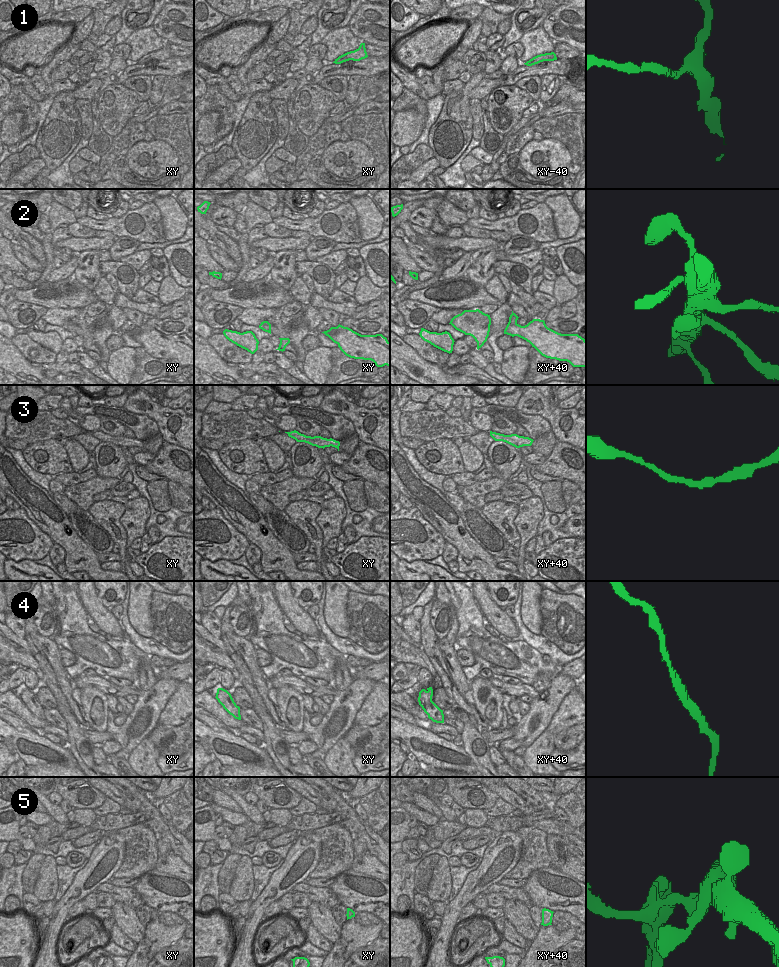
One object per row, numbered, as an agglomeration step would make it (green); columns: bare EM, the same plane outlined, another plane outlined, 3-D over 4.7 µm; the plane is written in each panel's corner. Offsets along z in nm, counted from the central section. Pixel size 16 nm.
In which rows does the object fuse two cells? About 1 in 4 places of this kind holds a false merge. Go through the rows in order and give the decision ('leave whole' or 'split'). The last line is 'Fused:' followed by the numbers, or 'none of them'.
1: leave whole
2: leave whole
3: leave whole
4: leave whole
5: split
Fused: 5

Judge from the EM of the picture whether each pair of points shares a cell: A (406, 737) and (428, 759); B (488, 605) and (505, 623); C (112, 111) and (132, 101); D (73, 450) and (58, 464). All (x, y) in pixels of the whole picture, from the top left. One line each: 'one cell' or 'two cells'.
A: one cell
B: one cell
C: one cell
D: two cells

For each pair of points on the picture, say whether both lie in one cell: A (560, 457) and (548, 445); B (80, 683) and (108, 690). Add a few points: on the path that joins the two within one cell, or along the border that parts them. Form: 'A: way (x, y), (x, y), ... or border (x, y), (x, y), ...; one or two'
A: border (557, 441), (547, 456); two
B: way (87, 682), (99, 682), (101, 684); one

